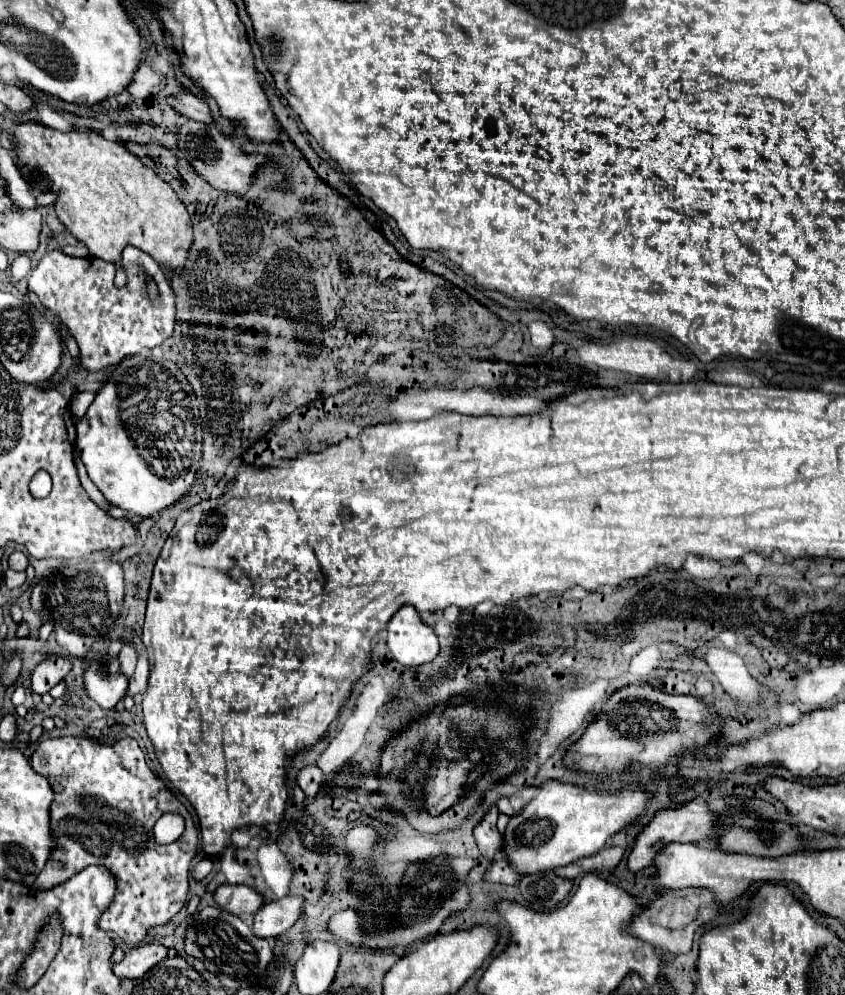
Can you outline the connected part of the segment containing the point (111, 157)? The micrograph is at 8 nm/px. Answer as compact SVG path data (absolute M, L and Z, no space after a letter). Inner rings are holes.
M35 121L17 123L11 135L15 139L15 165L21 177L31 185L31 189L47 189L57 193L55 213L59 221L89 249L93 257L113 261L119 267L121 251L127 245L135 245L149 253L159 265L167 265L171 269L183 267L187 249L193 243L189 213L175 191L153 169L143 165L143 161L123 143L109 141L93 129L57 131Z

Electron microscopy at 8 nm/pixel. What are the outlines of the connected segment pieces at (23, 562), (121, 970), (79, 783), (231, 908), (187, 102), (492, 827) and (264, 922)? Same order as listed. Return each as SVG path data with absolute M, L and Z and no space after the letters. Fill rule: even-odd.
M13 551L13 553L9 555L9 567L11 567L11 569L25 571L27 565L29 565L29 559L27 559L27 555L25 555L23 551Z
M145 943L141 947L133 947L129 953L125 953L125 959L119 963L113 963L113 973L123 977L141 977L151 967L155 967L161 959L167 957L167 949L161 943Z
M79 737L45 739L37 745L29 759L33 769L39 775L47 777L55 793L55 799L51 803L51 837L55 841L55 849L47 865L43 867L41 875L35 879L33 887L51 889L89 865L107 867L117 879L117 895L103 913L99 927L109 935L123 939L129 945L139 945L151 927L165 925L173 915L181 911L181 907L187 901L189 869L191 861L197 857L199 847L197 829L193 825L189 811L169 791L163 779L149 769L141 747L131 737L123 737L111 747L101 747L91 739ZM163 813L179 813L185 819L183 835L171 845L157 845L153 841L153 825Z
M219 885L213 893L213 899L217 907L221 907L227 913L243 915L243 913L255 913L263 905L263 897L247 885Z
M181 91L177 95L171 95L171 97L167 97L167 101L171 103L171 107L177 113L185 115L187 119L195 119L195 121L201 121L201 123L213 121L209 107L201 99L197 99L195 95L191 95L189 91Z
M493 805L485 817L475 825L473 829L473 835L475 835L475 841L479 845L479 849L487 855L487 857L493 857L497 849L501 849L503 841L501 841L501 833L497 831L497 805Z
M283 897L271 903L265 903L257 915L253 915L253 935L259 939L279 937L301 917L301 897Z

